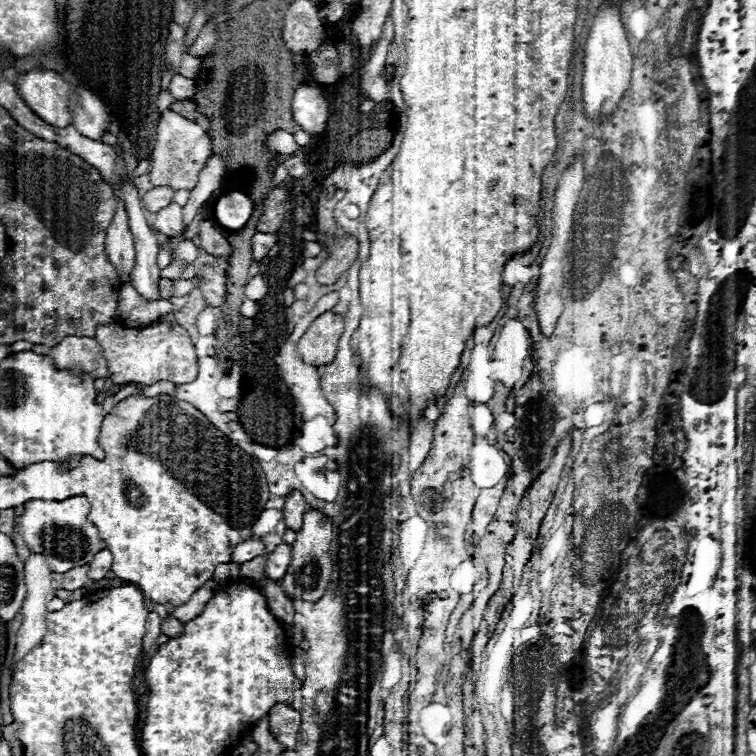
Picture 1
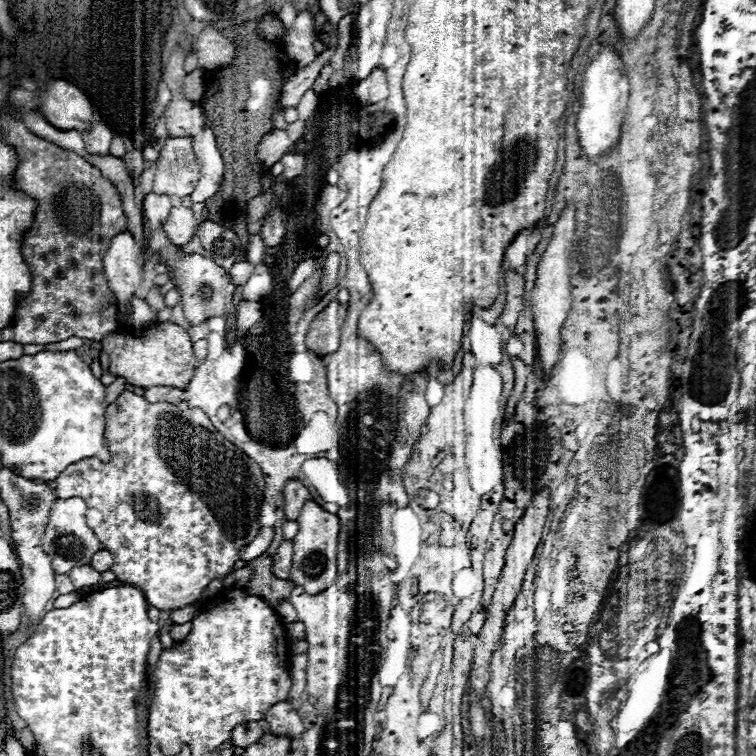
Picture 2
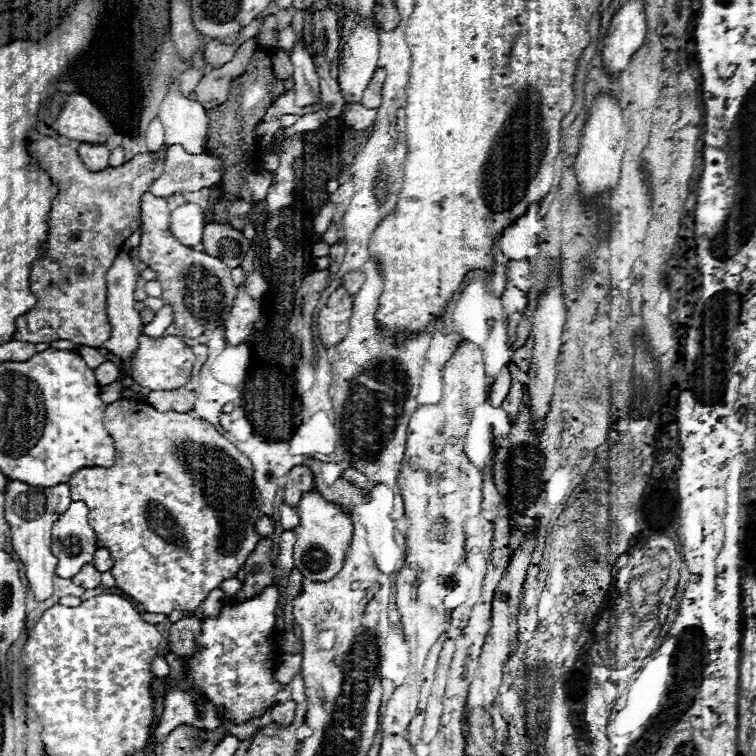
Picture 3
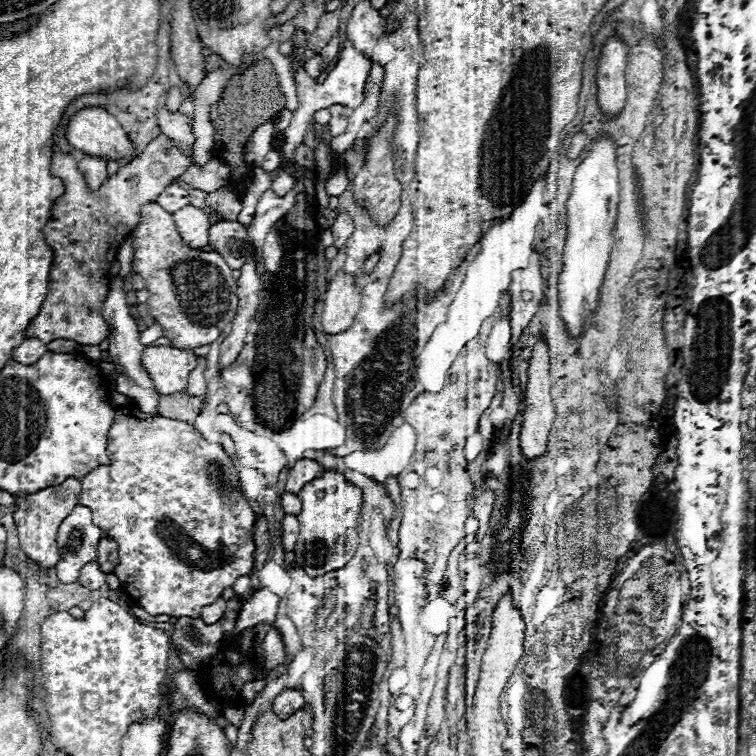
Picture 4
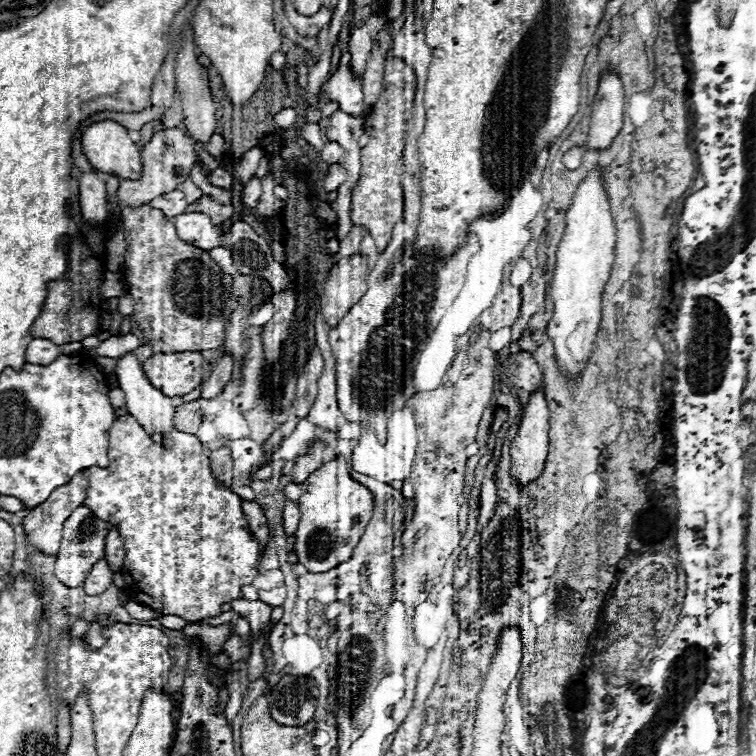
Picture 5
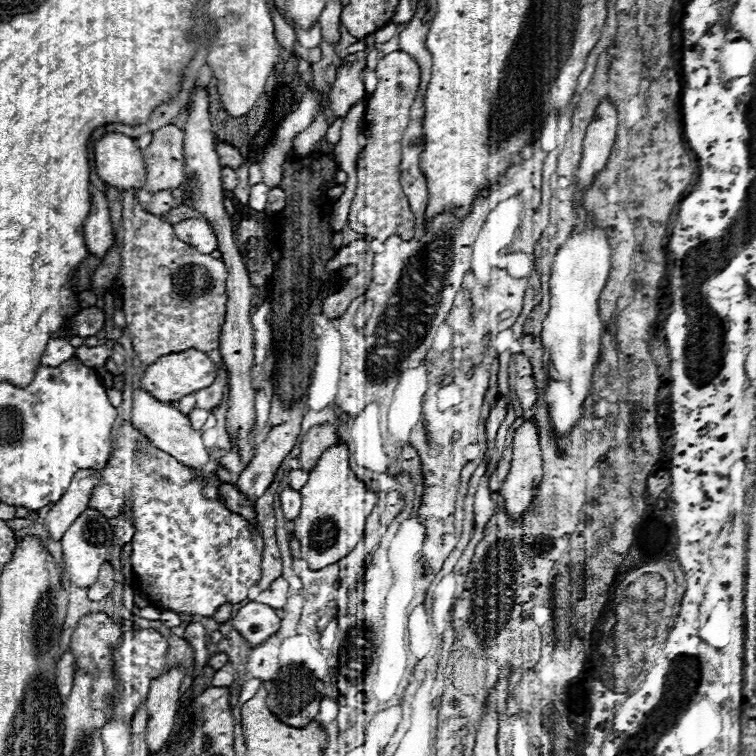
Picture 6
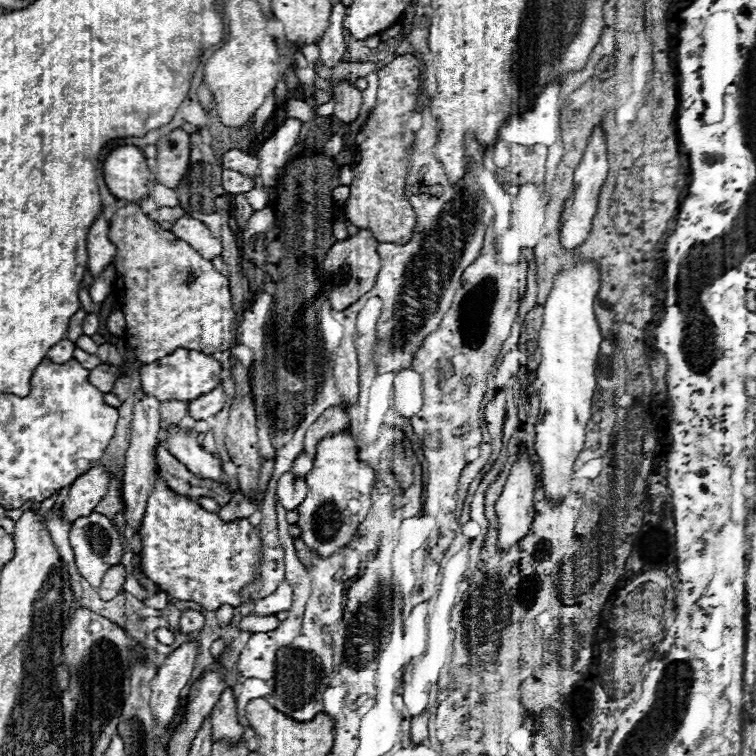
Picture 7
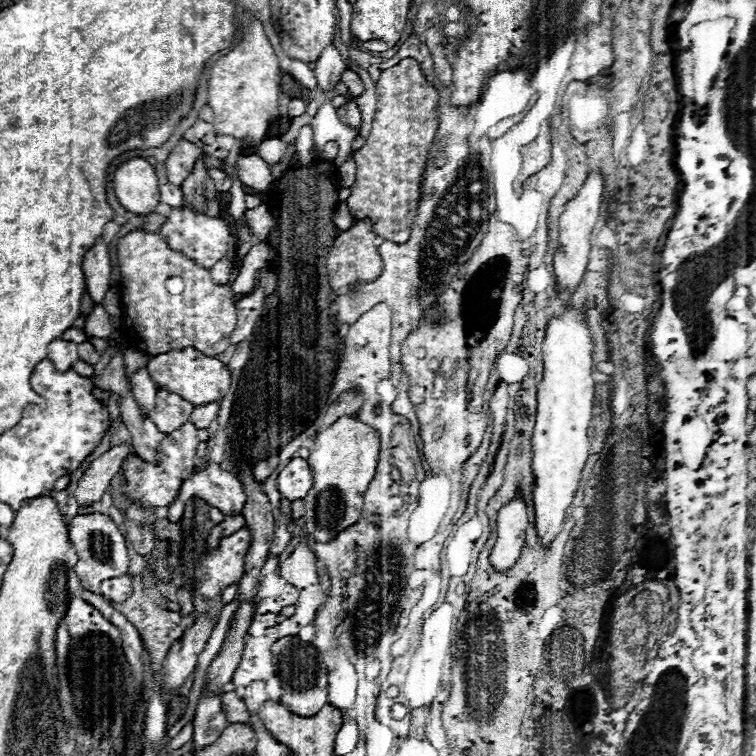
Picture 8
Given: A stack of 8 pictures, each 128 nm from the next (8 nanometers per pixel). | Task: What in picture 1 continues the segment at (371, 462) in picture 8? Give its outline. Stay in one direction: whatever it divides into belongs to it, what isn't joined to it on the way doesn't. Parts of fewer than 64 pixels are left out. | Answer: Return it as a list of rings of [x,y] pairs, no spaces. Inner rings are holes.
[[[308,510],[304,514],[304,526],[296,534],[296,540],[292,544],[292,562],[288,566],[286,576],[282,578],[282,588],[292,600],[316,602],[324,596],[326,584],[332,574],[332,562],[330,562],[330,554],[328,554],[330,538],[332,538],[332,522],[328,520],[328,516],[324,516],[322,512],[316,512],[316,510]]]

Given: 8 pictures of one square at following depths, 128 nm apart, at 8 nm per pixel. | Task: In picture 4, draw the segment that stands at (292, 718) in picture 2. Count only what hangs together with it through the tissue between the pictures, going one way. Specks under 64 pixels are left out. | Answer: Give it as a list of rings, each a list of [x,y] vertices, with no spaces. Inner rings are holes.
[[[290,688],[290,690],[284,690],[274,702],[272,702],[272,710],[274,714],[278,714],[282,720],[290,718],[294,712],[302,710],[306,704],[306,700],[302,698],[302,692],[296,690],[296,688]]]

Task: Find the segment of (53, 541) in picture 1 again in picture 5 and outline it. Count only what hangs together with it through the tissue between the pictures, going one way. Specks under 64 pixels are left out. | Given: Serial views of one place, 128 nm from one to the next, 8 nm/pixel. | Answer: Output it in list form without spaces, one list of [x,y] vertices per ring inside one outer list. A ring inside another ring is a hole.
[[[80,506],[76,508],[68,520],[64,522],[64,532],[62,532],[62,542],[60,542],[60,550],[58,550],[58,556],[56,556],[56,578],[66,584],[68,588],[76,588],[76,586],[82,586],[88,570],[92,568],[92,564],[96,560],[100,560],[104,556],[104,540],[106,540],[106,534],[108,530],[112,528],[112,524],[108,522],[102,522],[96,514],[90,512],[90,508],[86,506]]]

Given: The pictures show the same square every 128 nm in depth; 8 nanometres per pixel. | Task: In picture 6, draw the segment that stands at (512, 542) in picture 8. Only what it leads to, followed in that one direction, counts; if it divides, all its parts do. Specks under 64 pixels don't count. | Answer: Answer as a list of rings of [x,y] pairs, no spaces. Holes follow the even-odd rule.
[[[528,418],[514,434],[514,444],[512,444],[512,466],[510,472],[502,484],[502,496],[504,496],[504,506],[508,516],[512,518],[520,518],[526,510],[528,504],[534,498],[534,488],[540,484],[542,480],[542,448],[540,448],[540,438],[538,438],[538,426],[534,422],[534,418]]]

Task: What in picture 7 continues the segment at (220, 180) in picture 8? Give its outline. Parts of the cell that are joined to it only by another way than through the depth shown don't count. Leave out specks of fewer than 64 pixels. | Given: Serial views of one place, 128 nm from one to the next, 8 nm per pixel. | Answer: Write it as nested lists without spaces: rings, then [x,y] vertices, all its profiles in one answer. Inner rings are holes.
[[[224,170],[222,172],[222,186],[230,194],[244,194],[256,186],[256,178],[234,172],[234,170]]]

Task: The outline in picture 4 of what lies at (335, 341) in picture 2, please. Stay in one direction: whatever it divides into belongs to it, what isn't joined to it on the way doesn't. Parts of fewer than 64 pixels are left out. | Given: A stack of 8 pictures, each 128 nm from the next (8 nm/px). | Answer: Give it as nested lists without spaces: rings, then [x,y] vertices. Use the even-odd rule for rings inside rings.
[[[338,272],[324,294],[324,312],[320,316],[322,330],[328,336],[346,332],[360,308],[360,288],[354,286],[352,274]]]

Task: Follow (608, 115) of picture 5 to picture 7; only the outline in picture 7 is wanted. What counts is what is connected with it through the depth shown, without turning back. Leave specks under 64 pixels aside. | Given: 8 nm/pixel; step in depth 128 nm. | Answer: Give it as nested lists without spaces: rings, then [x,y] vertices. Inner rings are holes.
[[[598,126],[598,128],[594,128],[594,132],[588,138],[588,146],[582,156],[582,162],[574,170],[574,192],[566,200],[566,206],[562,212],[562,236],[560,238],[562,238],[562,246],[570,252],[574,252],[586,240],[586,236],[590,232],[590,224],[592,224],[592,218],[598,208],[598,192],[606,180],[606,174],[608,174],[606,134],[604,134],[602,126]]]

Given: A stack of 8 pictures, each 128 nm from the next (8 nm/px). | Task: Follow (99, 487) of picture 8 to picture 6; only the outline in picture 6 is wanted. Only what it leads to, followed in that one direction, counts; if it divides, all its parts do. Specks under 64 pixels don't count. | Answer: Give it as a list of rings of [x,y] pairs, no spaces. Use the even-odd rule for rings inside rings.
[[[82,468],[74,474],[68,490],[62,494],[58,502],[52,504],[50,512],[44,518],[44,528],[48,530],[52,540],[60,540],[66,528],[88,508],[88,500],[92,496],[94,486],[100,480],[100,472],[92,468]]]

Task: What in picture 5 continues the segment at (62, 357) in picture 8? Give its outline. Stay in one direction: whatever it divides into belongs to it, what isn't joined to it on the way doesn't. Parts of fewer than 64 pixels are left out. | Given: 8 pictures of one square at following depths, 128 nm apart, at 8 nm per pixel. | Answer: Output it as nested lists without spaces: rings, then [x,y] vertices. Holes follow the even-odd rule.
[[[34,338],[28,344],[24,358],[26,358],[28,364],[42,364],[42,366],[46,366],[52,360],[56,360],[56,356],[60,356],[60,354],[62,352],[60,352],[60,348],[54,342],[44,340],[44,338]]]

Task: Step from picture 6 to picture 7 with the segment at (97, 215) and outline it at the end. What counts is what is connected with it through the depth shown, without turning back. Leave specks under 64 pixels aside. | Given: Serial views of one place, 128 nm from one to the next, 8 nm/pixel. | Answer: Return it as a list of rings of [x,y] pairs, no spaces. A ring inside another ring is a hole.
[[[98,214],[88,232],[88,268],[94,276],[98,276],[116,254],[116,246],[108,238],[108,228],[108,220]]]

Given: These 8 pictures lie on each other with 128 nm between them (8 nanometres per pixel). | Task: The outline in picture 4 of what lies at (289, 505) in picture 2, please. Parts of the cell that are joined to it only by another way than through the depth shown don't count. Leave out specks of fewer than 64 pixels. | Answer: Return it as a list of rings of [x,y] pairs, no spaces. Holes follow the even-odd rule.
[[[302,458],[294,464],[294,468],[288,472],[288,484],[286,484],[286,492],[290,494],[298,494],[308,482],[312,482],[314,478],[322,476],[322,466],[314,460]]]

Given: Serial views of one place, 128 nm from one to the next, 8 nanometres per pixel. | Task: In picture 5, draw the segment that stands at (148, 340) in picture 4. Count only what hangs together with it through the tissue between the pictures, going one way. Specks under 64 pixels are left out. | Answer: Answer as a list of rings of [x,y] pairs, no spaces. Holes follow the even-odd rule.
[[[126,334],[126,336],[112,336],[112,338],[108,338],[108,340],[100,342],[100,346],[98,346],[98,348],[94,348],[92,352],[88,352],[88,354],[92,354],[92,356],[108,356],[108,358],[116,358],[116,356],[122,356],[124,352],[128,352],[128,350],[136,350],[138,346],[142,346],[142,340],[140,340],[138,336],[134,336],[134,334]]]

